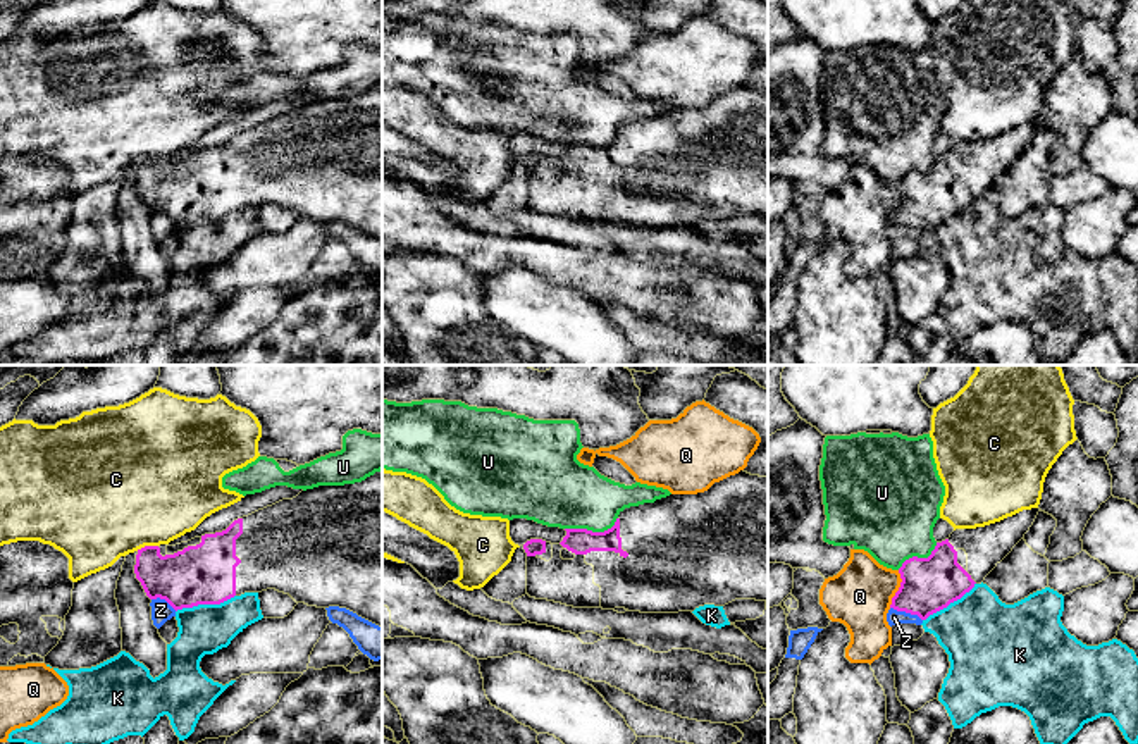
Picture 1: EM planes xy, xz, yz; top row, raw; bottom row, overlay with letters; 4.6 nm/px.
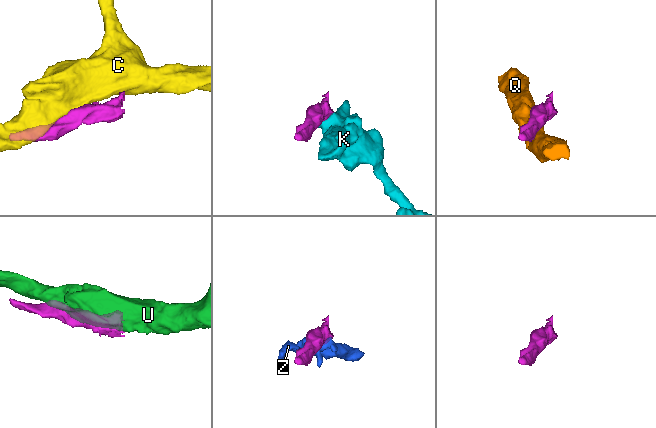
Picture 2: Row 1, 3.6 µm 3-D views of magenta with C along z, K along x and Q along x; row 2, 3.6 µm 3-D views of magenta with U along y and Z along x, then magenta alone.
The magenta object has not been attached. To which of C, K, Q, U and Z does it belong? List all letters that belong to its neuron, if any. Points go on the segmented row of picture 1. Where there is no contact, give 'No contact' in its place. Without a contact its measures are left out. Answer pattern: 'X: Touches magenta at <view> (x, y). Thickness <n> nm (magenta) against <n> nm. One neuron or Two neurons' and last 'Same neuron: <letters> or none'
C: Touches magenta at xy (147, 546). Thickness 260 nm (magenta) against 500 nm. Two neurons
K: Touches magenta at xy (205, 603). Thickness 280 nm (magenta) against 240 nm. Two neurons
Q: Touches magenta at yz (899, 589). Thickness 260 nm (magenta) against 300 nm. Two neurons
U: Touches magenta at xz (591, 531). Thickness 130 nm (magenta) against 340 nm. Two neurons
Z: Touches magenta at yz (906, 612). Thickness 260 nm (magenta) against 70 nm. Two neurons
Same neuron: none

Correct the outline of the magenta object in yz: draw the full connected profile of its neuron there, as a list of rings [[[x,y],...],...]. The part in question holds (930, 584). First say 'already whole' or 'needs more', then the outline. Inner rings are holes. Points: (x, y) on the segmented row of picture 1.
needs more; [[[1023,510],[985,527],[956,529],[949,539],[937,542],[928,558],[906,560],[890,608],[926,620],[961,599],[1024,539],[1038,512]]]

